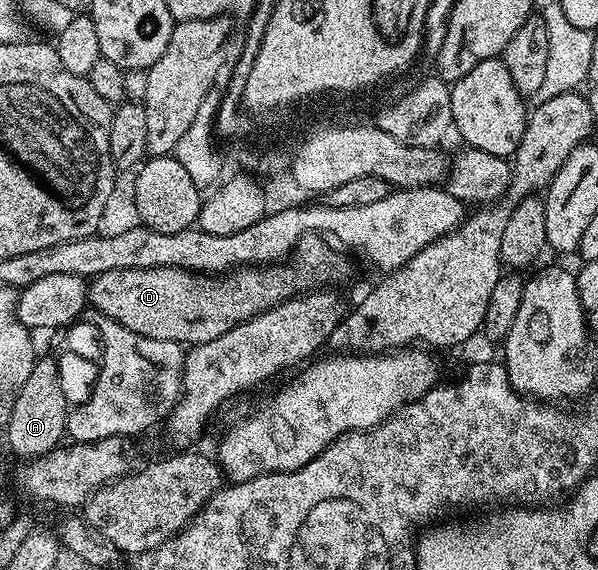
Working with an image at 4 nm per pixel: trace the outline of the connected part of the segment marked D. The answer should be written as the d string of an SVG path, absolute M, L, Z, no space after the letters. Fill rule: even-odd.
M309 233L297 240L297 247L291 254L289 266L285 263L276 265L251 265L228 270L224 275L202 275L191 269L172 269L171 267L155 267L154 269L124 269L123 271L103 271L103 275L92 278L88 282L88 304L98 310L100 316L115 319L127 331L135 331L139 335L147 335L147 339L167 339L177 341L183 347L192 347L211 343L211 339L219 339L233 325L240 321L249 321L255 315L267 311L293 297L303 293L320 290L322 287L333 287L336 281L345 281L349 277L349 261L344 252L338 251L324 236Z

